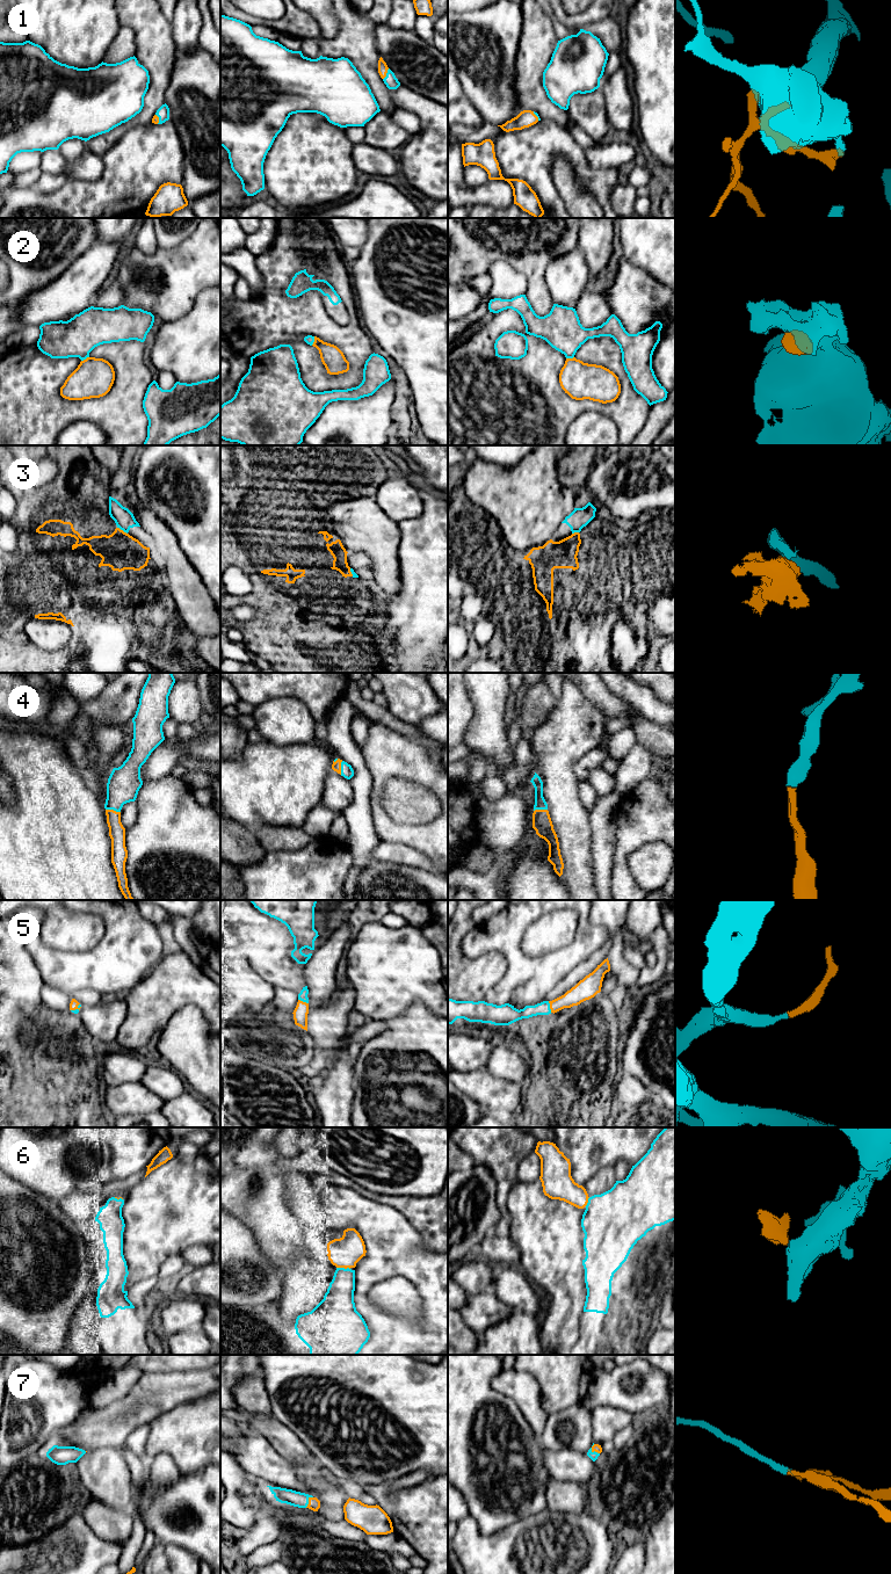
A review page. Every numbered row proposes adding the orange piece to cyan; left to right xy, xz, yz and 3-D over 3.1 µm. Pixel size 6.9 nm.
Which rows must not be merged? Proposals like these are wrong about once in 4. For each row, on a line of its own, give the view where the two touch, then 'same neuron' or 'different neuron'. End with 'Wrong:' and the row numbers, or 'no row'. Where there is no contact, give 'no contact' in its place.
1: xz | same neuron
2: xz | same neuron
3: xy | different neuron
4: xy | same neuron
5: yz | same neuron
6: xz | same neuron
7: xz | same neuron
Wrong: 3

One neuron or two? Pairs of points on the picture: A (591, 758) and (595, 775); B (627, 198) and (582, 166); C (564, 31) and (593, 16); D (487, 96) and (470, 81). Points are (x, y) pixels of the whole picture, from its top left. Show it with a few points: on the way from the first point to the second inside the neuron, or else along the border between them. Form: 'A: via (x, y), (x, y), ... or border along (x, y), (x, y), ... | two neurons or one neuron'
A: border along (601, 764), (596, 766), (586, 778) | two neurons
B: border along (617, 182), (610, 196), (610, 205) | two neurons
C: border along (551, 14), (566, 26), (579, 29) | two neurons
D: via (483, 92), (475, 86) | one neuron

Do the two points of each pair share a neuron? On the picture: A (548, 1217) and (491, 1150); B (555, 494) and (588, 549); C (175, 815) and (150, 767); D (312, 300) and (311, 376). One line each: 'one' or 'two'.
A: two
B: two
C: two
D: one

